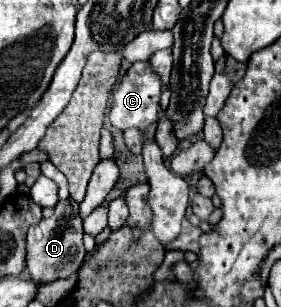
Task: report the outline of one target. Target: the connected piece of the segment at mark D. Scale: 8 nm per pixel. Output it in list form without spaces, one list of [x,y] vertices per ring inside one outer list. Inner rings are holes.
[[[68,198],[60,200],[54,208],[52,218],[44,218],[42,222],[28,228],[28,256],[26,256],[26,270],[32,278],[42,282],[54,282],[58,278],[68,278],[72,272],[76,272],[82,264],[82,258],[86,256],[84,244],[82,244],[82,218],[78,214],[78,202]]]

